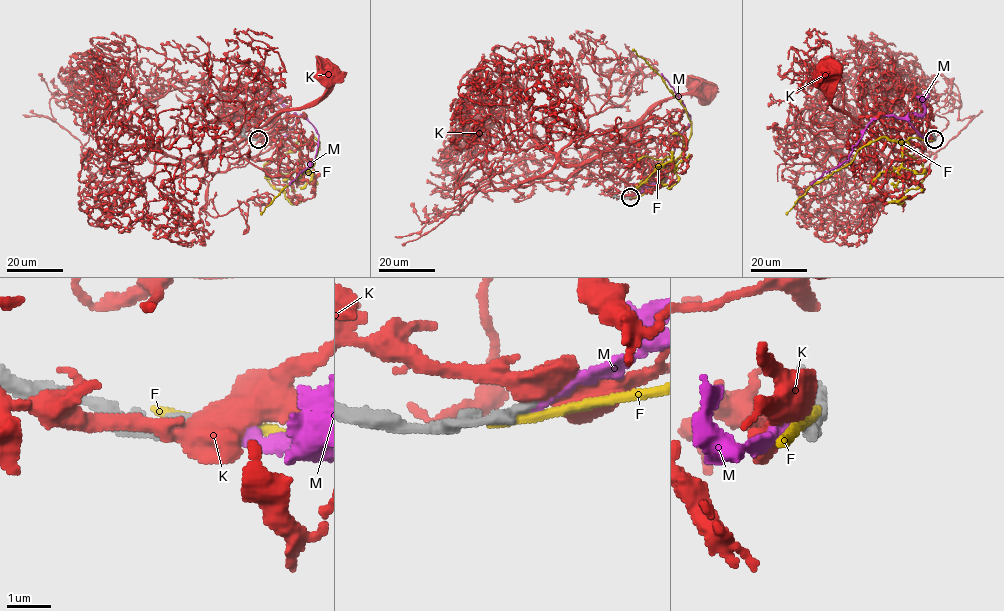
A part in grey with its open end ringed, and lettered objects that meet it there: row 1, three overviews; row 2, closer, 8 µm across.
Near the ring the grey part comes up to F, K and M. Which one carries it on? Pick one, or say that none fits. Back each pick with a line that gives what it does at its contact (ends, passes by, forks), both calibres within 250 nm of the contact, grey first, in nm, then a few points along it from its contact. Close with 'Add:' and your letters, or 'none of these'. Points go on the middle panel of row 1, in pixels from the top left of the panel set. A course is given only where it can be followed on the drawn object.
M: It ends there. Thickness 320 nm (grey) against 180 nm. Its course: (630, 197), (663, 177), (677, 137), (690, 125), (685, 106), (661, 73)
Add: M

